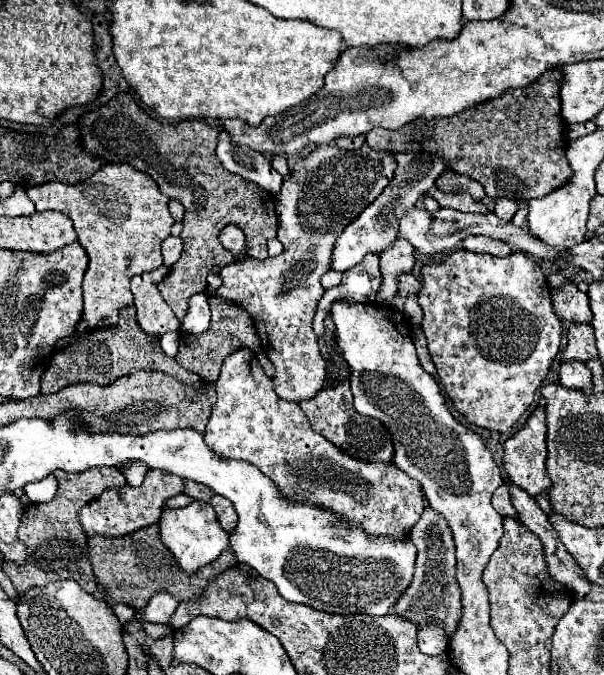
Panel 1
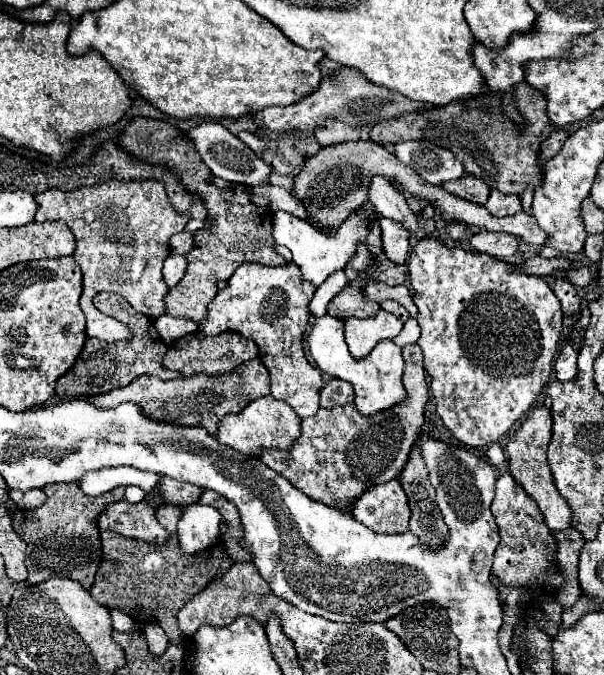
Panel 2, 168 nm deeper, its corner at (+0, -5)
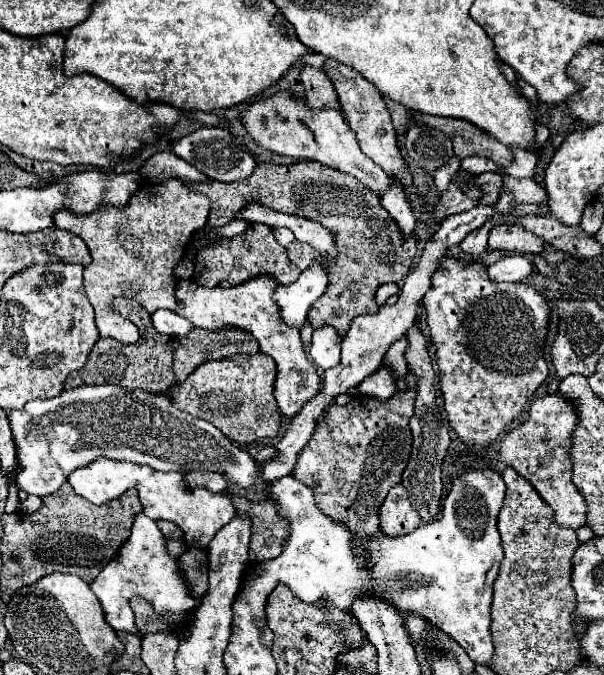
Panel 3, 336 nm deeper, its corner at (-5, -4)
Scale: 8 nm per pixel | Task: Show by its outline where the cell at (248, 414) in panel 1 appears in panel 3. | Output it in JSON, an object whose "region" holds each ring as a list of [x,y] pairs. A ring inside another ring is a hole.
{"region":[[[403,484],[391,488],[389,496],[381,506],[379,518],[381,518],[381,530],[387,536],[403,536],[421,526],[421,516],[411,506]]]}

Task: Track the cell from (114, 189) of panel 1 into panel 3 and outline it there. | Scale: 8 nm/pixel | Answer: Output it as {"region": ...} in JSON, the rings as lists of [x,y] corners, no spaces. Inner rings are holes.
{"region":[[[167,180],[161,184],[143,184],[139,192],[131,198],[131,202],[125,208],[115,208],[115,206],[105,206],[89,216],[77,216],[71,214],[69,210],[61,210],[55,214],[55,226],[69,230],[77,236],[81,236],[93,256],[93,262],[85,268],[85,292],[89,302],[95,308],[95,322],[99,328],[99,334],[103,338],[115,338],[121,344],[135,344],[139,340],[137,326],[123,316],[119,316],[111,308],[111,300],[117,296],[127,296],[139,302],[147,312],[155,312],[159,308],[175,310],[177,300],[175,300],[175,264],[185,254],[185,246],[191,242],[197,230],[201,230],[207,224],[207,216],[211,210],[211,200],[197,190],[191,190],[187,184],[179,180]]]}

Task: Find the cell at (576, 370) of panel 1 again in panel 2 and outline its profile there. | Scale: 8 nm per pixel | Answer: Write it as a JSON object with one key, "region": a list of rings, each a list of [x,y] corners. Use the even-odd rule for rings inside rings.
{"region":[[[566,341],[558,353],[558,359],[554,361],[554,371],[556,371],[556,377],[558,381],[570,381],[574,379],[574,375],[578,373],[578,367],[576,367],[576,349],[572,347],[570,341]]]}

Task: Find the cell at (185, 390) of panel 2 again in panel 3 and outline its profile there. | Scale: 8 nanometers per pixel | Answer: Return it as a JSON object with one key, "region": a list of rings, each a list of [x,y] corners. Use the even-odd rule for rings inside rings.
{"region":[[[263,352],[249,356],[235,354],[231,358],[201,364],[183,384],[173,386],[167,394],[177,408],[211,422],[225,432],[227,438],[245,446],[263,438],[275,438],[279,434],[281,414],[273,398],[275,378],[277,366],[271,356]]]}

